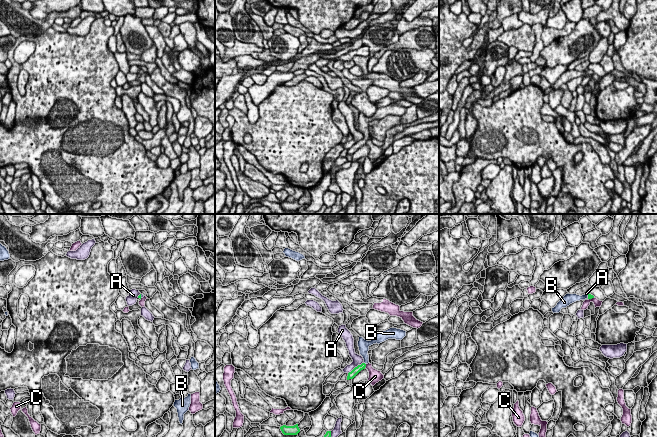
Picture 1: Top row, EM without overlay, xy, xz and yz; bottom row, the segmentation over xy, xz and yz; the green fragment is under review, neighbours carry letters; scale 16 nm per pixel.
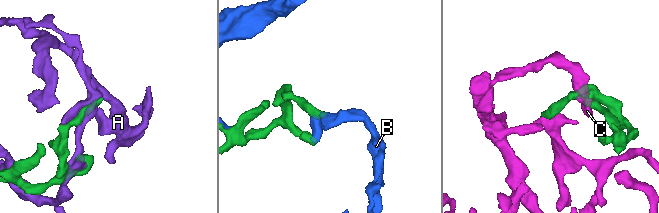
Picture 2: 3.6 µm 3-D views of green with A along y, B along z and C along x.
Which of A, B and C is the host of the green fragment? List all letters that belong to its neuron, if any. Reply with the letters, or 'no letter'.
B

